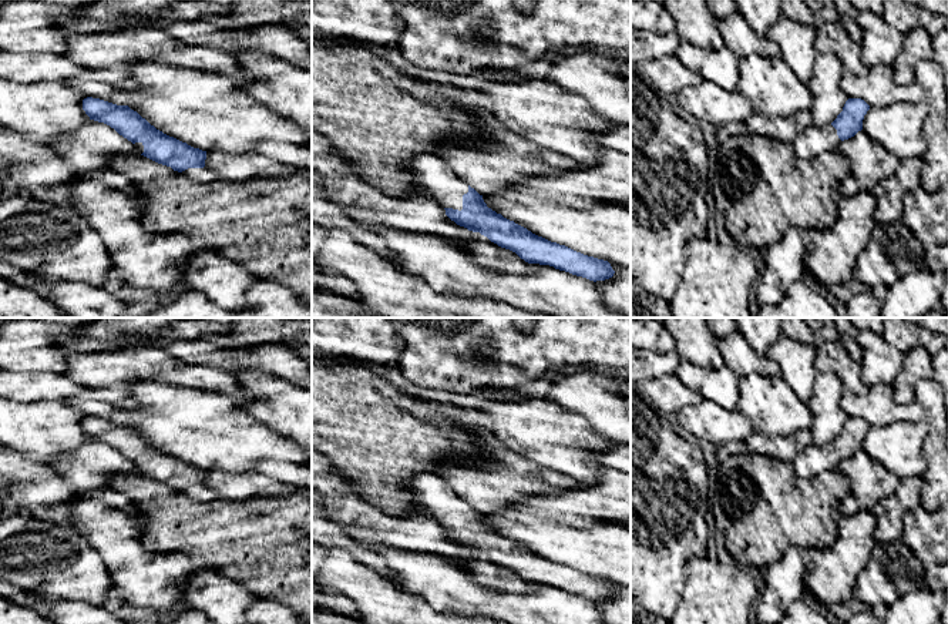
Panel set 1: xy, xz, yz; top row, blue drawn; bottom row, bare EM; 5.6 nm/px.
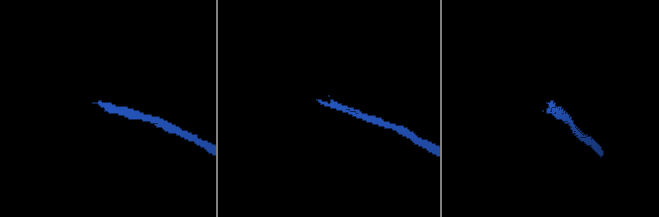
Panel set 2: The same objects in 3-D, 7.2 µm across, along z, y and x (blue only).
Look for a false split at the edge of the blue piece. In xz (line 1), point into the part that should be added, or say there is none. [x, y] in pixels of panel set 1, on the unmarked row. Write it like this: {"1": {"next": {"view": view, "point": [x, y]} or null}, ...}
{"1": {"next": {"view": "xz", "point": [433, 496]}}}

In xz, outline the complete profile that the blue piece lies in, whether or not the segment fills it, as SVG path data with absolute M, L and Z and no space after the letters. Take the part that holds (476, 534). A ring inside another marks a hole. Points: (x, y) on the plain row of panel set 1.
M418 473L404 489L413 496L420 513L438 521L451 540L480 551L525 581L549 584L594 601L613 596L615 590L608 580L551 561L488 527L483 514L464 501L438 473Z

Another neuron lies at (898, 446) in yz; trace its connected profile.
M925 420L870 426L863 439L863 450L900 479L922 477L927 470L922 453L927 427Z

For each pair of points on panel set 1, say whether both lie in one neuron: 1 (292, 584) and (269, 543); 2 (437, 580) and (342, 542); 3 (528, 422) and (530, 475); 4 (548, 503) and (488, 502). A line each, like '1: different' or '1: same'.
1: same
2: different
3: different
4: different

